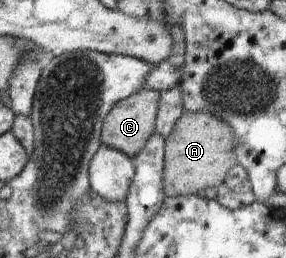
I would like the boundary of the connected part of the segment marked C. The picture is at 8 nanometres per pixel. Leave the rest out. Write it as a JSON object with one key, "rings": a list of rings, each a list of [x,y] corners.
{"rings":[[[144,88],[135,95],[118,101],[106,115],[101,130],[101,144],[122,151],[133,159],[155,133],[155,118],[160,95],[158,91]]]}

